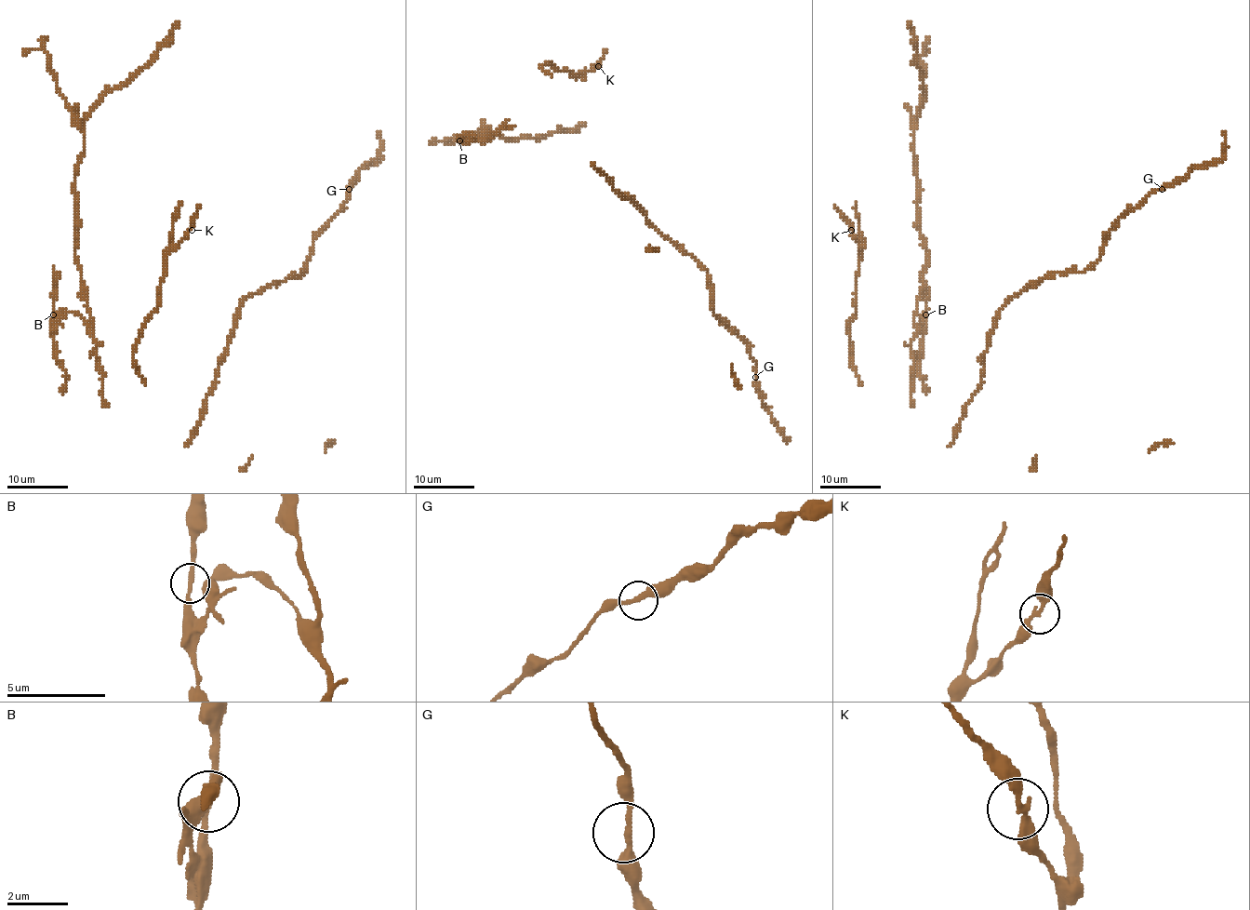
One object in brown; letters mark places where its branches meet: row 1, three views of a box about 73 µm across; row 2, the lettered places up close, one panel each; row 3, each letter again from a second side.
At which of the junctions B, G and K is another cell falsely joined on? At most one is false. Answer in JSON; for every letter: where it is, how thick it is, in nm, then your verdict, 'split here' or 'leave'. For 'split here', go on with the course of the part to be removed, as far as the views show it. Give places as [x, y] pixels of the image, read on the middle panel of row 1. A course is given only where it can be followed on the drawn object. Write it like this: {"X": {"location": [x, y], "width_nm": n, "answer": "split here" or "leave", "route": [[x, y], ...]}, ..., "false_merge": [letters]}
{"B": {"location": [459, 140], "width_nm": 220, "answer": "leave"}, "G": {"location": [755, 377], "width_nm": 220, "answer": "leave"}, "K": {"location": [598, 66], "width_nm": 240, "answer": "split here", "route": [[598, 65], [605, 50]]}, "false_merge": ["K"]}

